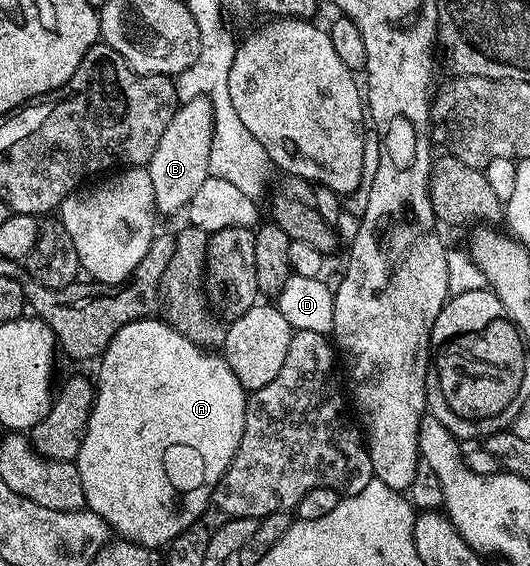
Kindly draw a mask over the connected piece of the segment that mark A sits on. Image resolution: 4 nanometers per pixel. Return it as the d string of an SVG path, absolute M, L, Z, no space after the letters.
M154 316L139 318L136 322L124 324L124 328L120 328L120 332L116 332L116 336L108 344L108 348L105 354L101 355L98 364L94 406L90 410L86 435L80 444L80 452L76 459L76 465L80 472L80 484L84 484L85 509L101 516L119 539L137 542L140 546L151 548L165 547L173 542L187 526L193 526L195 522L199 521L203 517L202 513L205 512L206 505L208 507L211 505L218 481L225 476L226 469L230 467L230 461L234 459L234 453L237 452L242 439L248 392L240 384L240 380L236 380L232 368L221 353L204 350L202 347L192 344L192 340L180 336L180 332L176 332L176 328L172 328L167 322Z

